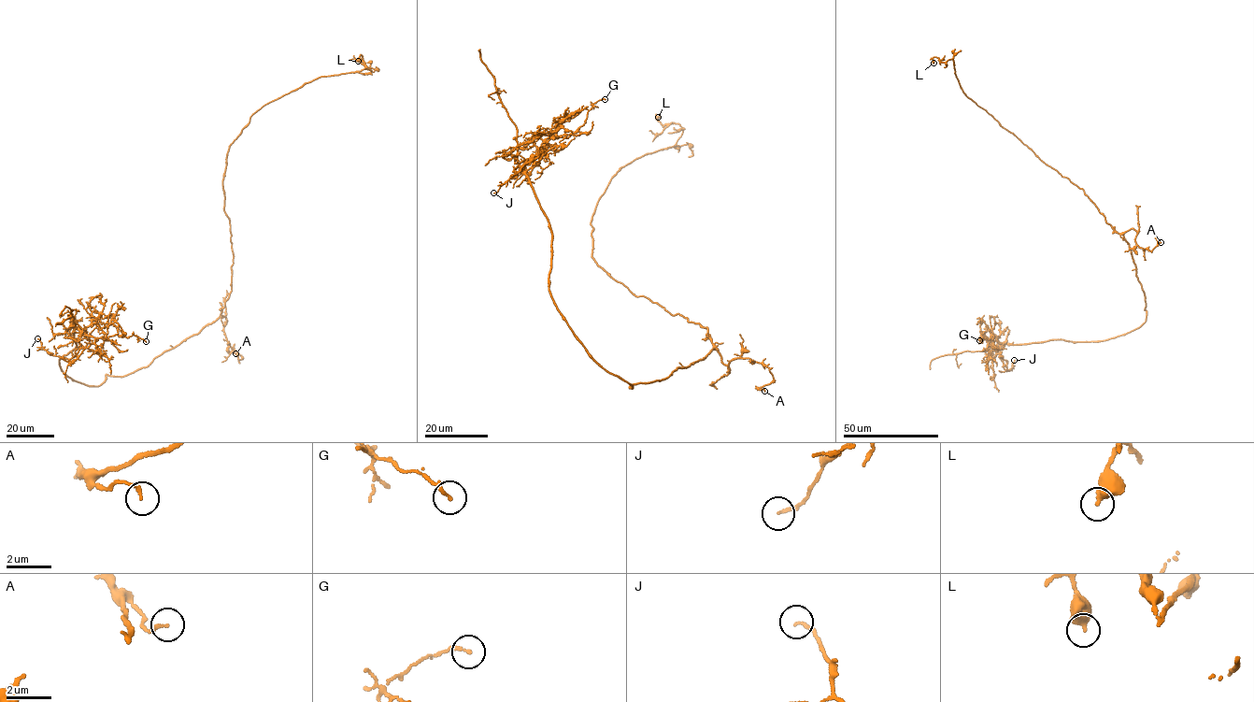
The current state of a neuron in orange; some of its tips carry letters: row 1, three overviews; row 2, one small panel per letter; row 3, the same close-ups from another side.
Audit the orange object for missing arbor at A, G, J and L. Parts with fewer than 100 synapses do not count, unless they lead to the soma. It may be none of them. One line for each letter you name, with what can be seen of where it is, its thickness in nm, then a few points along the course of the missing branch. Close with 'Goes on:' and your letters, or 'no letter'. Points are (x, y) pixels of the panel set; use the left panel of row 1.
Goes on: no letter

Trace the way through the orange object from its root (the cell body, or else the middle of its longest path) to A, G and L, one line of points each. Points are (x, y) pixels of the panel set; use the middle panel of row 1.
A: (705, 358), (714, 349), (728, 367), (729, 363), (737, 357), (766, 366), (774, 380), (758, 389), (764, 391)
G: (705, 358), (630, 387), (593, 361), (551, 296), (551, 229), (523, 167), (605, 99)
L: (705, 358), (706, 328), (635, 295), (591, 253), (591, 222), (611, 177), (681, 135), (658, 117)

